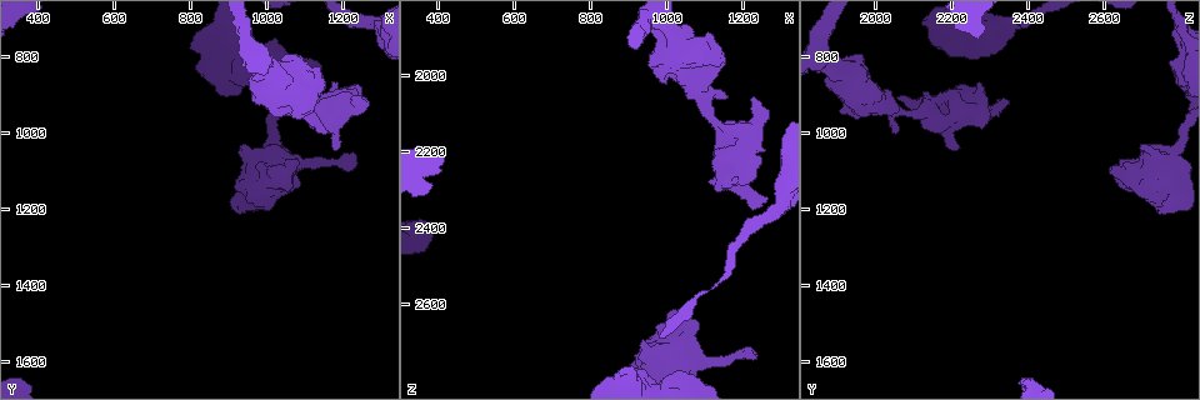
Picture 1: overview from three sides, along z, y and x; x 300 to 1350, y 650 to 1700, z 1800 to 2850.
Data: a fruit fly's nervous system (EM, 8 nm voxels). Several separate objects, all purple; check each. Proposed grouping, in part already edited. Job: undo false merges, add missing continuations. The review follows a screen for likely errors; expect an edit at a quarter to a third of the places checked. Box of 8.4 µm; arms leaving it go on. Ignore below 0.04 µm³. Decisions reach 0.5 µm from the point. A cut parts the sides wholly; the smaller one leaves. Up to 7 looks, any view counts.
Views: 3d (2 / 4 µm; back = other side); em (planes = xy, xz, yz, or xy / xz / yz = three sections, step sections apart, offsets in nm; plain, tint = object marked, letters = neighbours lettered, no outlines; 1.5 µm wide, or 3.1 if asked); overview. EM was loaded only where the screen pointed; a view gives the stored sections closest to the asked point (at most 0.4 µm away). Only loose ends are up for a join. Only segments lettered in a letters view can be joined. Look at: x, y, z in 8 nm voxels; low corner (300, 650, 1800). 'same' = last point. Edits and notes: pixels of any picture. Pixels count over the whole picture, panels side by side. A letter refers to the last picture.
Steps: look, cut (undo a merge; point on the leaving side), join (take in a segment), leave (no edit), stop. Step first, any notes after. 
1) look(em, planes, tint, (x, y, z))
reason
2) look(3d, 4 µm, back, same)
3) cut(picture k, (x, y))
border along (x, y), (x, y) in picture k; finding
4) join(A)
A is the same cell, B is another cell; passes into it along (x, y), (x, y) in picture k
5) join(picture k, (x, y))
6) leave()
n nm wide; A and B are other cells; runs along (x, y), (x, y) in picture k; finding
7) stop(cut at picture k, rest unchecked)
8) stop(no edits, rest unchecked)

look(3d, 2 µm, back, (1155, 990, 2055))
free end

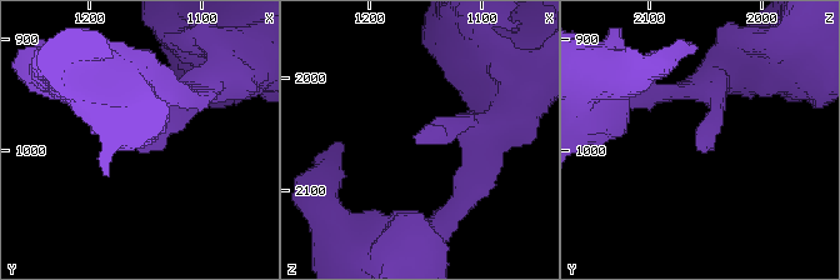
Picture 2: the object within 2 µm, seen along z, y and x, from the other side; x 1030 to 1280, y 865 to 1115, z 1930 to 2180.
look(em, xz, step 8, letters, (1162, 992, 2054))

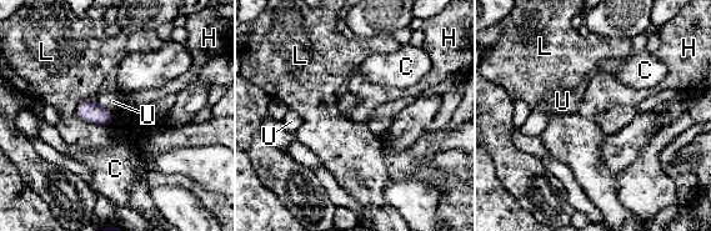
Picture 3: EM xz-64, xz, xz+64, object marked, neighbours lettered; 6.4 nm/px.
look(em, planes, letters, same)
another direction

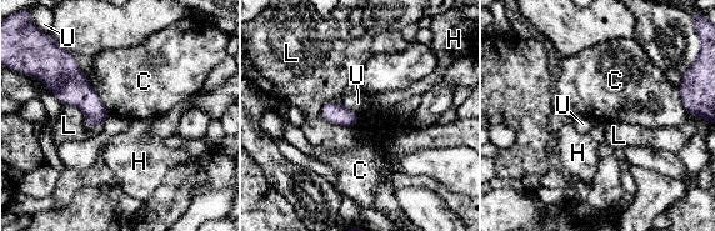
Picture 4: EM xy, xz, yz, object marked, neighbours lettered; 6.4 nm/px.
leave()
C, H, L and U are other cells; border along (80, 70), (108, 113) in picture 4; none of them fits

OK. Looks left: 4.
look(em, xz, step 4, tint, (1260, 925, 2315))

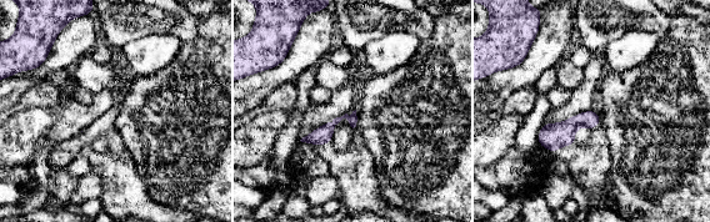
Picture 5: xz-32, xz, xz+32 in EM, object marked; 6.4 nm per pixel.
look(em, planes, letters, same)
another direction

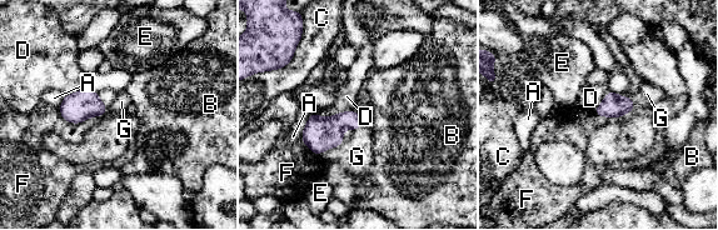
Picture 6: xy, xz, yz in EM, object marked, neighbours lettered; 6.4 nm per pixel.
join(G)
D touches over 260 nm; G is the same cell, A, B, C, D, E and F are other cells; passes into it along (319, 134), (330, 148), (357, 156) in picture 6; the neuron continues

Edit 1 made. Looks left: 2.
stop(join at picture 6, rest unchecked)

